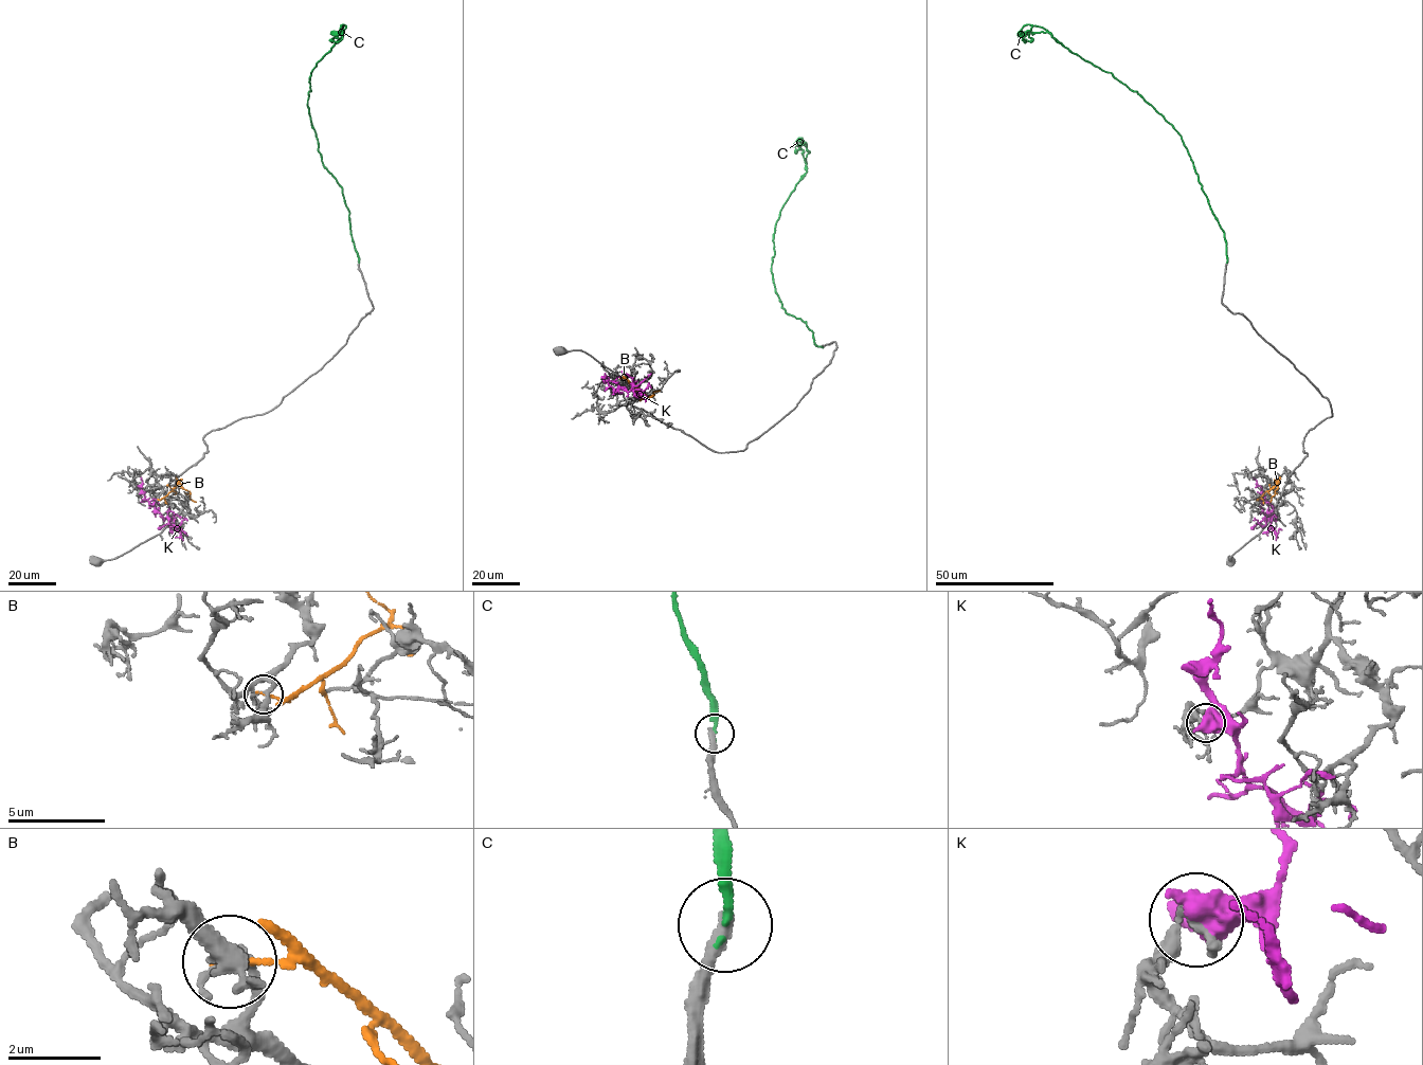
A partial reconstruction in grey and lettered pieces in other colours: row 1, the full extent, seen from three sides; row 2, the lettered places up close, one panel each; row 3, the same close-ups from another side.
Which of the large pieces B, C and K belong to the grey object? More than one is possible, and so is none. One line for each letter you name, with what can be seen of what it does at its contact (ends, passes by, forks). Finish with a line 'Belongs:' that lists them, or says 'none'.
C: it ends there
Belongs: C

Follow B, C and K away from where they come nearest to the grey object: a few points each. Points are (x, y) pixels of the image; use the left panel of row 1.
B: (157, 499), (165, 498), (179, 484), (196, 501)
C: (359, 262), (341, 186), (324, 165), (307, 104), (311, 72), (345, 26), (341, 39), (329, 39)
K: (141, 492), (168, 524), (180, 534), (181, 529)

